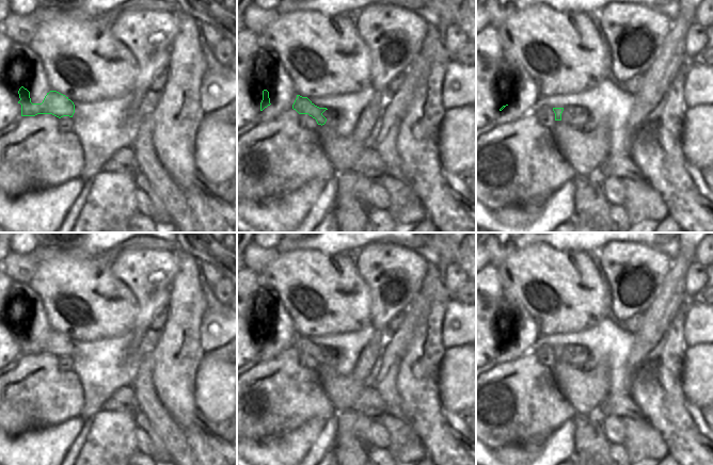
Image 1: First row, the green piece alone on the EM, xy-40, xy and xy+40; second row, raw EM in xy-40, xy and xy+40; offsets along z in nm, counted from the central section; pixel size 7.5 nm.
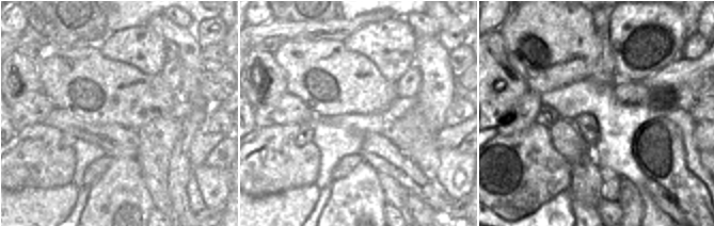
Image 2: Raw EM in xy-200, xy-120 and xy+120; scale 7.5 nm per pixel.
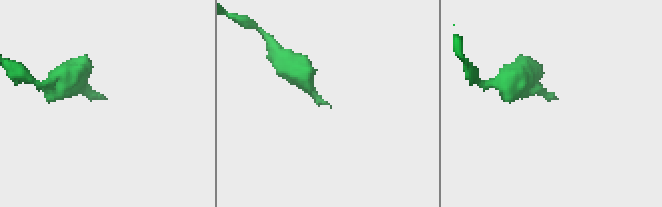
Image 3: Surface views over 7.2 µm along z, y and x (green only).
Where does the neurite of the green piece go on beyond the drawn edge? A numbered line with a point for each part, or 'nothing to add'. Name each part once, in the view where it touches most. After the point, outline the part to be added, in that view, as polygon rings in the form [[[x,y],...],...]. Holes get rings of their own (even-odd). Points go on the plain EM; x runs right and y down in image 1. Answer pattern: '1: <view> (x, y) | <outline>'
1: xy+40 (575, 355) | [[[582,344],[564,347],[561,360],[577,368],[581,368],[589,358],[589,350]]]

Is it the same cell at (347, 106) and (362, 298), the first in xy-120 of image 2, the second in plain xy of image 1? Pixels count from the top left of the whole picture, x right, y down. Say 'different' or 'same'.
same

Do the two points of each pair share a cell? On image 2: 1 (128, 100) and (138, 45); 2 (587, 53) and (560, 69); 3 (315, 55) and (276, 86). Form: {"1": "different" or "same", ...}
{"1": "different", "2": "same", "3": "different"}

